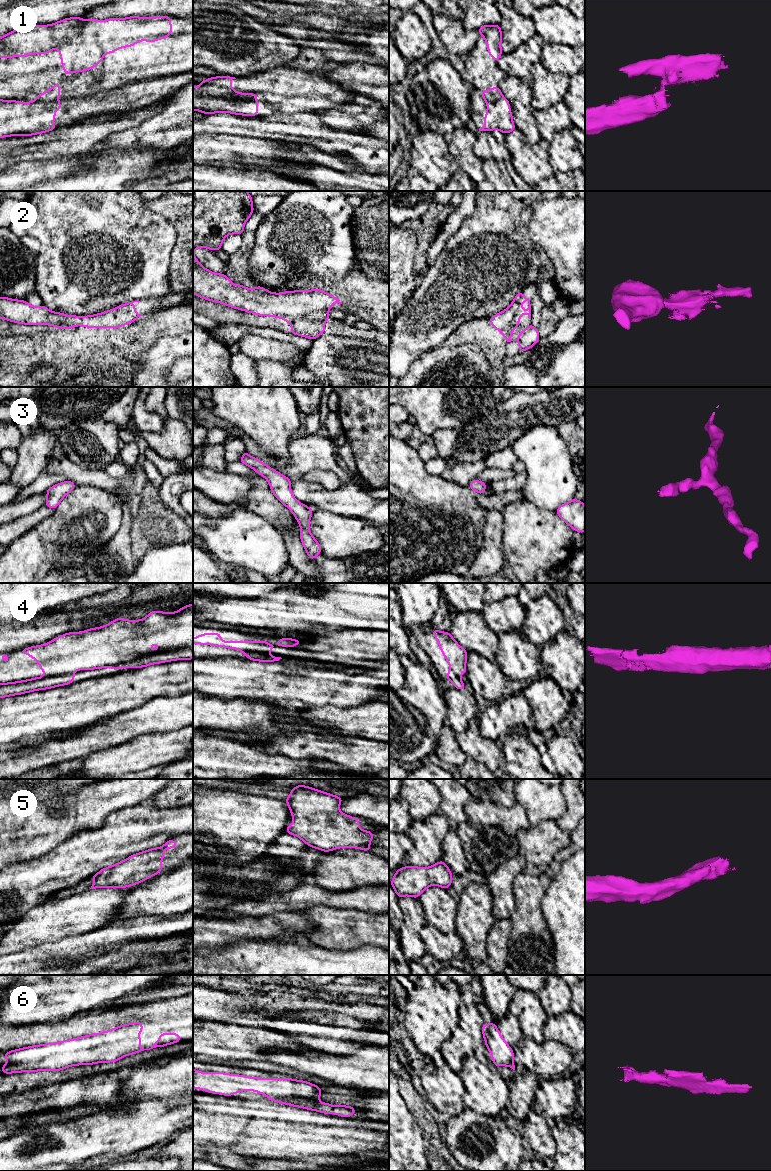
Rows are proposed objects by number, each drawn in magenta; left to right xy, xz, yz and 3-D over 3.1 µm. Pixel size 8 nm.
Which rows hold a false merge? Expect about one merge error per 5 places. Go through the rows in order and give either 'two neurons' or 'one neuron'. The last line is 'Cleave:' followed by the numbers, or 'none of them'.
1: two neurons
2: one neuron
3: one neuron
4: one neuron
5: one neuron
6: one neuron
Cleave: 1

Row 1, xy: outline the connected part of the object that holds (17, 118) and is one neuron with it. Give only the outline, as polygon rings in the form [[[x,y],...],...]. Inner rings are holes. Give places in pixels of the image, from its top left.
[[[0,100],[0,138],[8,136],[31,136],[35,134],[49,132],[58,128],[53,125],[56,114],[54,110],[60,112],[61,103],[58,102],[18,102],[16,100]]]

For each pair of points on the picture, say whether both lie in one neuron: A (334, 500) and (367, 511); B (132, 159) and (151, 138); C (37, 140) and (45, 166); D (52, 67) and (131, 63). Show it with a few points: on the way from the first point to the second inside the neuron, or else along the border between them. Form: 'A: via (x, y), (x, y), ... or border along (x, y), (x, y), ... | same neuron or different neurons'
A: via (342, 501), (354, 501), (359, 504) | same neuron
B: border along (117, 149), (165, 149) | different neurons
C: border along (66, 154), (20, 162) | different neurons
D: via (72, 68), (111, 68) | same neuron

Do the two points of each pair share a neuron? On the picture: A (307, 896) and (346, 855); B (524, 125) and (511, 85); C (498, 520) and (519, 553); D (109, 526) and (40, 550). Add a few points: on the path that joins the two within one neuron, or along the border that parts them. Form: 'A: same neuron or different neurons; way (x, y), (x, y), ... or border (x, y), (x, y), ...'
A: different neurons; border (316, 883), (329, 890), (341, 890)
B: same neuron; way (522, 115), (520, 95)
C: different neurons; border (501, 510), (503, 517), (503, 550)
D: same neuron; way (98, 508), (93, 506), (72, 515), (58, 529)

